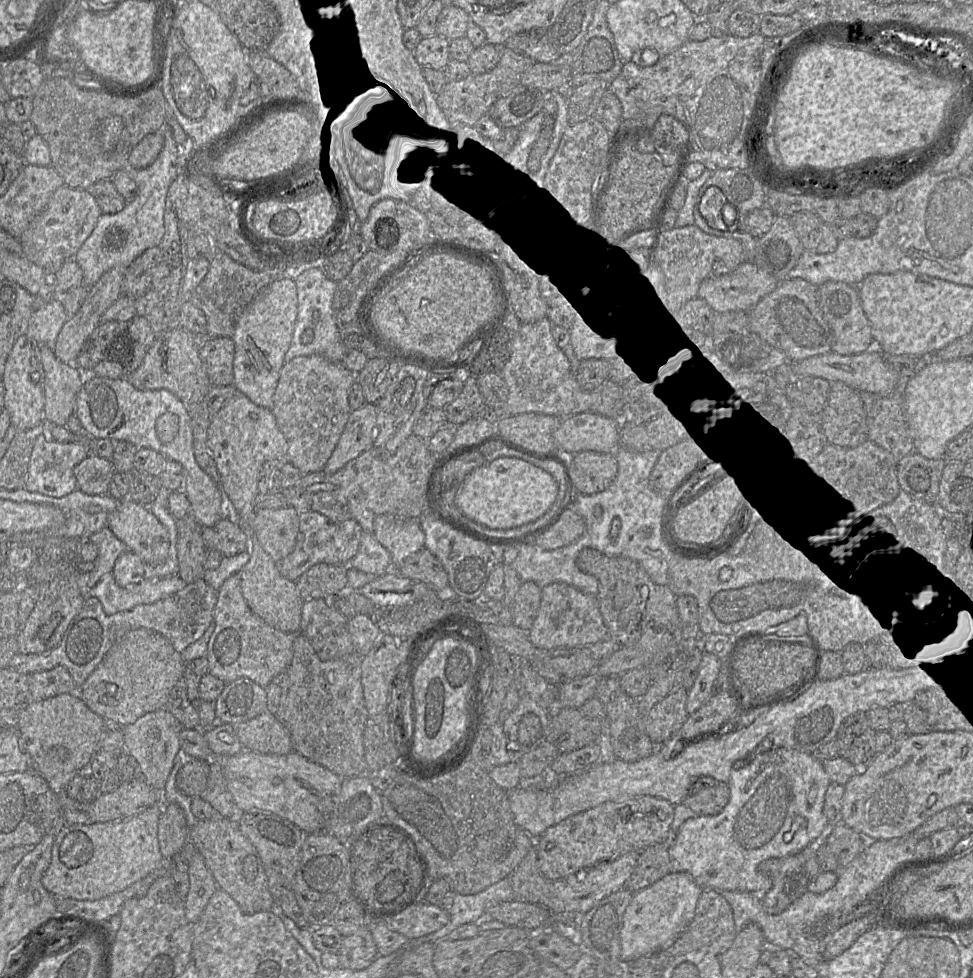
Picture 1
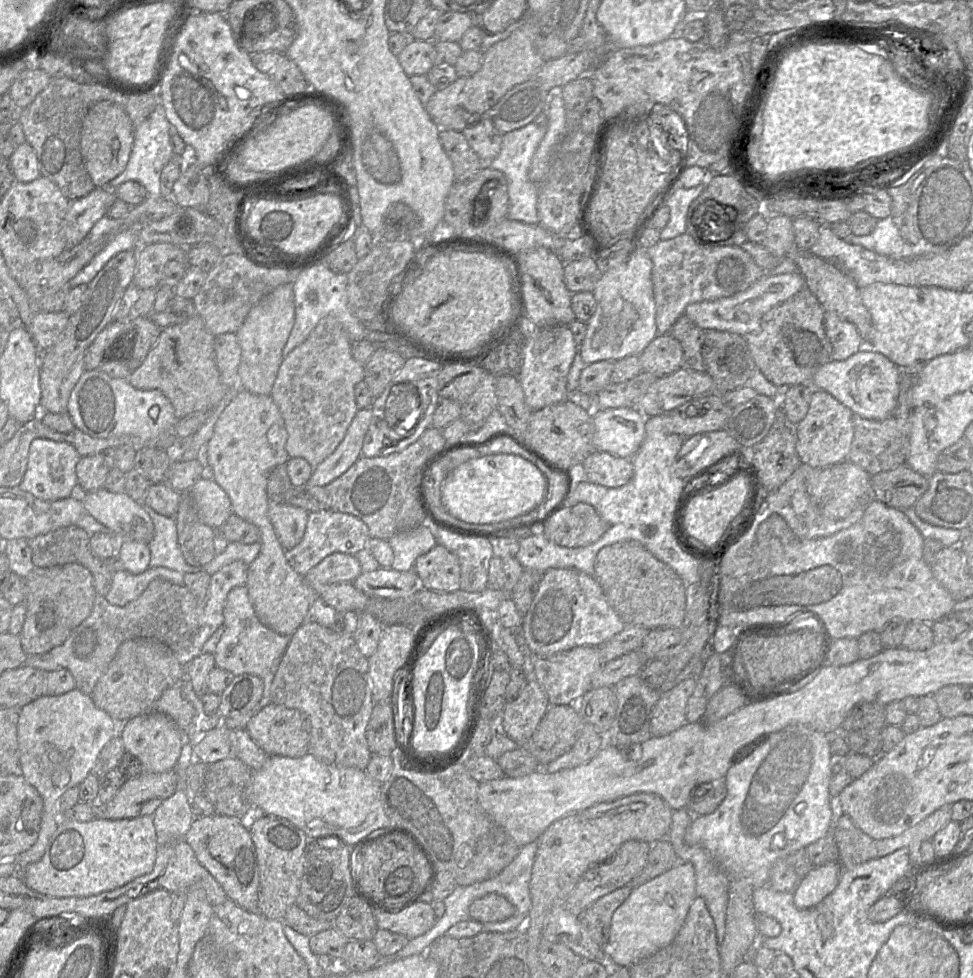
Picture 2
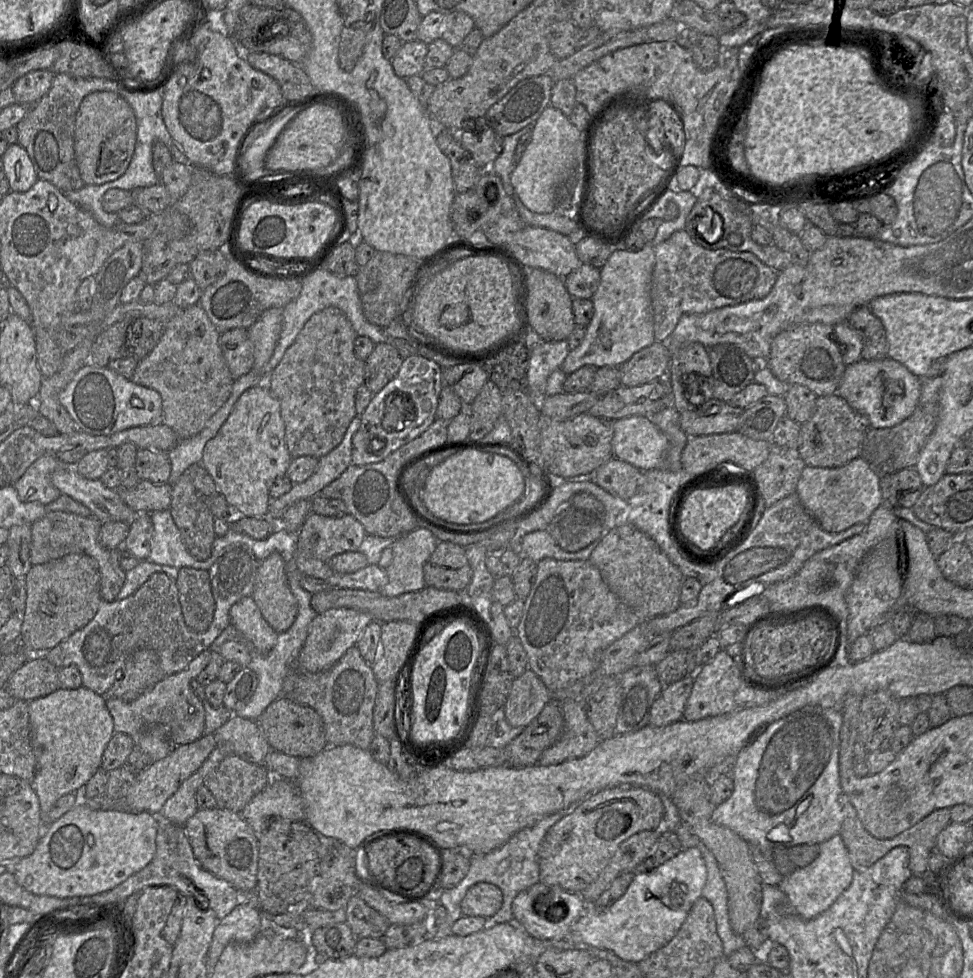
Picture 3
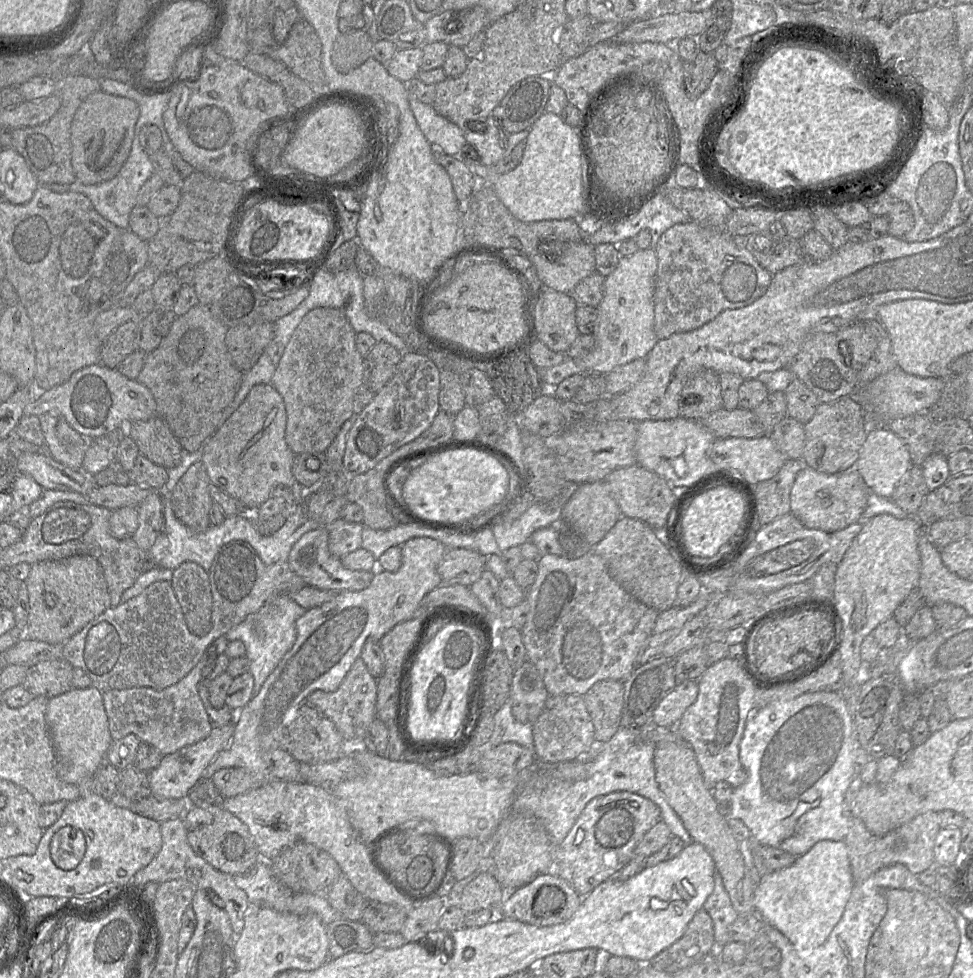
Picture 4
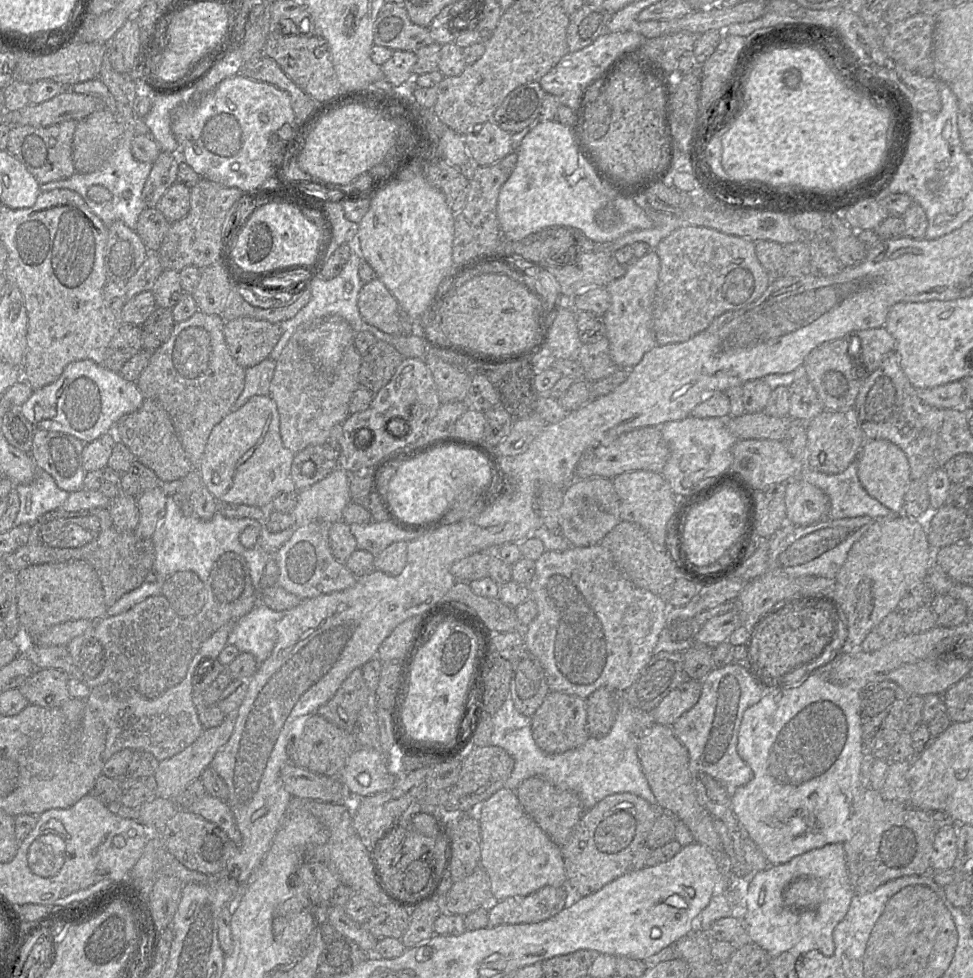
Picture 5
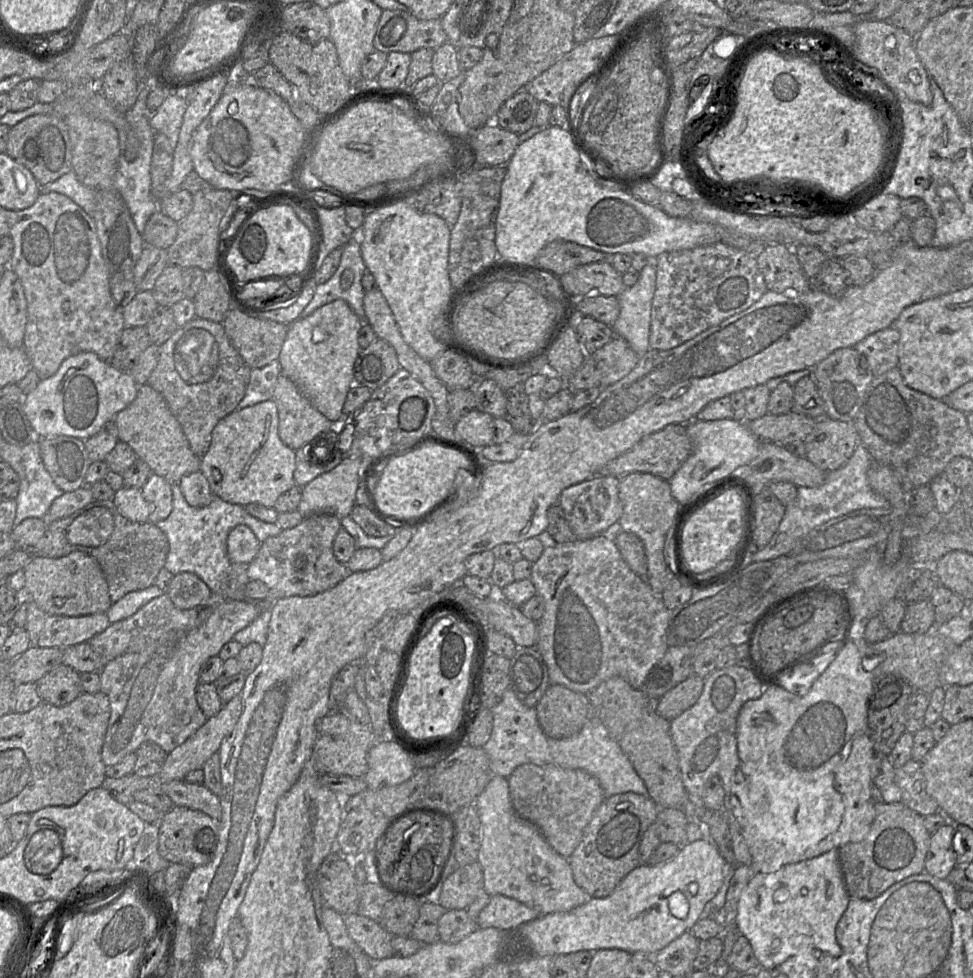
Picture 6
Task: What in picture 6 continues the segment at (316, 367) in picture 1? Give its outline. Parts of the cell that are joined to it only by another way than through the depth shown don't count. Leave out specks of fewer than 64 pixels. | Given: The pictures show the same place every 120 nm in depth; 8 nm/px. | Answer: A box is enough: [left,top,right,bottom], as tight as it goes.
[272,375,334,451]

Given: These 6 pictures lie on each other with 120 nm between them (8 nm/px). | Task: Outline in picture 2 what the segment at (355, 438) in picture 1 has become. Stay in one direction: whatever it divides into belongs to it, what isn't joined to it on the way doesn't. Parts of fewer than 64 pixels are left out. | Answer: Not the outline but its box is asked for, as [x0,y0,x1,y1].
[303,407,371,490]

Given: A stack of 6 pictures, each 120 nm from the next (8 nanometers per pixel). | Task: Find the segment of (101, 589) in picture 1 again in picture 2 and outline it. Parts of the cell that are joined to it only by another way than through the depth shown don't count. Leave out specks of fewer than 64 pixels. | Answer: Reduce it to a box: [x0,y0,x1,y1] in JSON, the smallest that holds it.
[105,567,184,606]

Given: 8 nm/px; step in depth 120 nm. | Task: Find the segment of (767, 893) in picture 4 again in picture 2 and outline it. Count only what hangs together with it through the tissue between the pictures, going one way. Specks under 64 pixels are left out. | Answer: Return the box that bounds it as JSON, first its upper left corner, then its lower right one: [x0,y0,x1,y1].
[793,862,843,909]

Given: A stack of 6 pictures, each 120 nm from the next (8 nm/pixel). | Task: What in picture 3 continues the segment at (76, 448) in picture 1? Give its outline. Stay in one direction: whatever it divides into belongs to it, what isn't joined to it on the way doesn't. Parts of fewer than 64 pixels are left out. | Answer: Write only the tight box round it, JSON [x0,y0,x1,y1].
[14,455,75,505]

